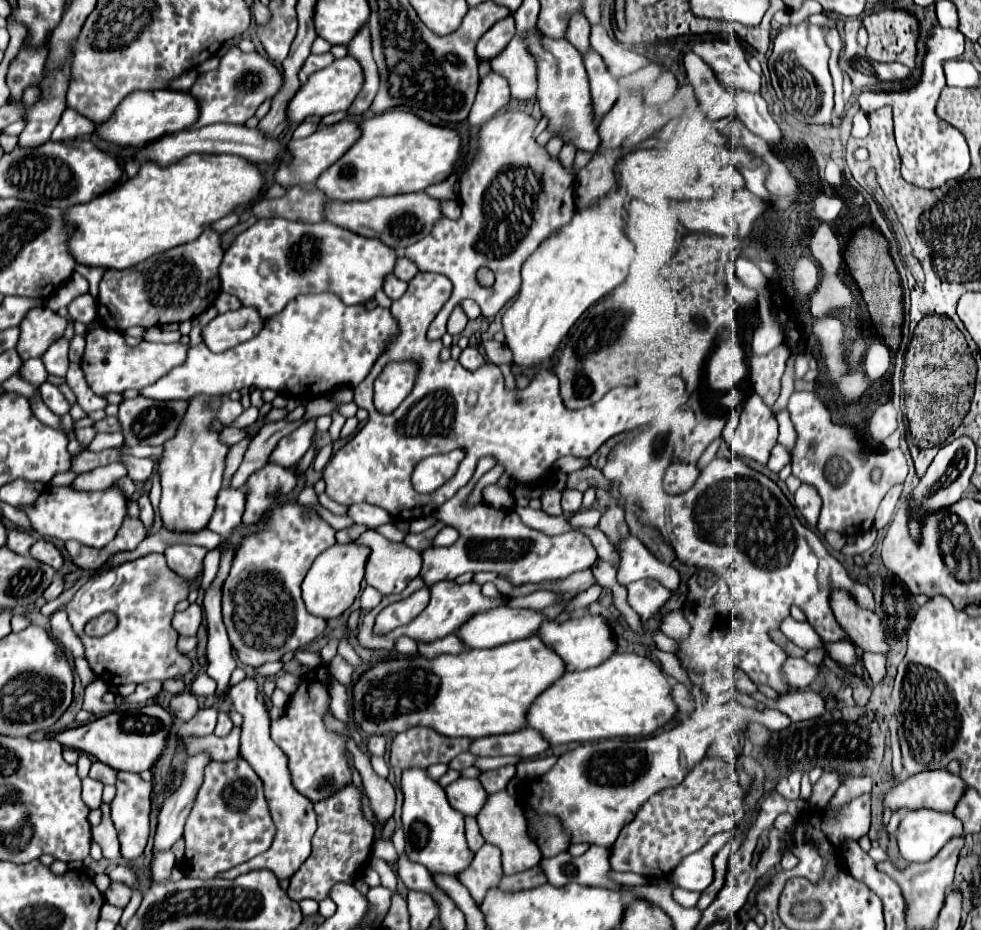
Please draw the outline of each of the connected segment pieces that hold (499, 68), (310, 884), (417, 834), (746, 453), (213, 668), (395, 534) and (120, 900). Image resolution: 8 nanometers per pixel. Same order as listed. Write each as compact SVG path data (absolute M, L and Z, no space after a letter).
M514 36L508 42L508 48L504 48L490 64L492 64L492 70L496 70L498 74L508 78L512 98L516 98L516 100L536 98L538 62L524 36Z
M352 784L326 798L324 802L316 802L314 810L318 814L318 830L312 838L312 854L290 878L288 888L290 898L296 902L304 898L320 902L330 896L334 884L352 884L364 872L374 844L374 828L368 820L364 820L360 810L360 792Z
M416 766L402 770L402 822L406 834L406 854L412 862L424 864L432 874L458 874L462 872L474 858L464 838L464 814L454 810L444 794L444 788L430 778L428 770L420 770Z
M750 392L740 408L740 424L730 442L732 452L740 458L752 458L760 464L766 464L776 438L778 424L772 410L756 392Z
M226 540L222 542L222 546L226 548L224 554L222 554L222 562L220 562L220 572L212 584L210 590L206 590L206 598L204 598L204 612L206 612L206 618L208 618L208 676L214 678L216 682L216 706L218 710L230 714L232 710L232 702L230 702L230 694L228 694L228 688L230 688L230 674L232 670L236 668L236 660L232 656L232 644L228 640L228 634L226 634L226 628L222 624L222 614L220 614L220 588L222 588L222 582L226 580L228 576L228 570L230 570L230 564L232 564L232 544L228 544Z
M392 523L384 524L384 526L378 526L376 528L376 532L380 532L382 536L386 536L388 540L392 540L392 542L402 542L404 540L404 532L400 532L398 528L394 528Z
M112 882L110 888L104 892L106 902L112 906L118 906L118 908L126 908L126 904L130 902L130 896L132 896L132 890L120 882Z

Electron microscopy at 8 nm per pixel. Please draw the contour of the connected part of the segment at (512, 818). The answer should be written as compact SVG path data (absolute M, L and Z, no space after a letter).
M506 790L492 794L488 798L488 804L484 804L480 814L476 816L476 820L478 820L480 834L484 836L484 840L502 850L504 874L518 874L520 870L528 870L542 860L538 844L532 842L530 836L526 834L526 820L522 816L520 802L516 798L512 798L510 794L506 794Z

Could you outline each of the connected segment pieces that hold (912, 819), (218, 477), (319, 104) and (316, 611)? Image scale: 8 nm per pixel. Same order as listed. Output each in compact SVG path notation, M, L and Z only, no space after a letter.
M908 810L898 828L898 848L908 862L932 860L952 838L962 838L964 826L952 812Z
M196 396L188 400L188 410L184 414L184 422L180 422L176 434L164 442L164 452L158 462L158 474L162 484L162 498L160 498L160 514L164 520L164 528L178 530L178 532L198 532L206 528L214 504L216 494L222 488L224 468L226 468L226 454L228 446L220 440L220 430L212 424L218 422L216 410L212 404L220 396Z
M346 56L346 58L334 60L332 66L318 70L316 74L312 74L308 78L306 84L302 84L298 94L288 104L288 120L292 124L300 124L306 116L312 116L312 114L326 116L332 112L348 110L352 106L352 102L356 100L356 96L360 94L362 86L364 86L364 74L362 74L362 66L360 66L360 62L356 62L356 58Z
M334 544L332 548L324 550L308 570L304 582L302 582L302 598L306 604L306 610L320 618L338 618L342 616L352 602L356 600L360 592L360 582L364 578L364 562L368 558L368 548L350 544Z

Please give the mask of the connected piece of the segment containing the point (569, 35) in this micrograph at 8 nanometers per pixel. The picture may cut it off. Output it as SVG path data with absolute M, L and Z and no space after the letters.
M576 14L570 20L568 32L566 32L566 40L580 52L580 54L588 54L590 52L590 24L582 14Z

